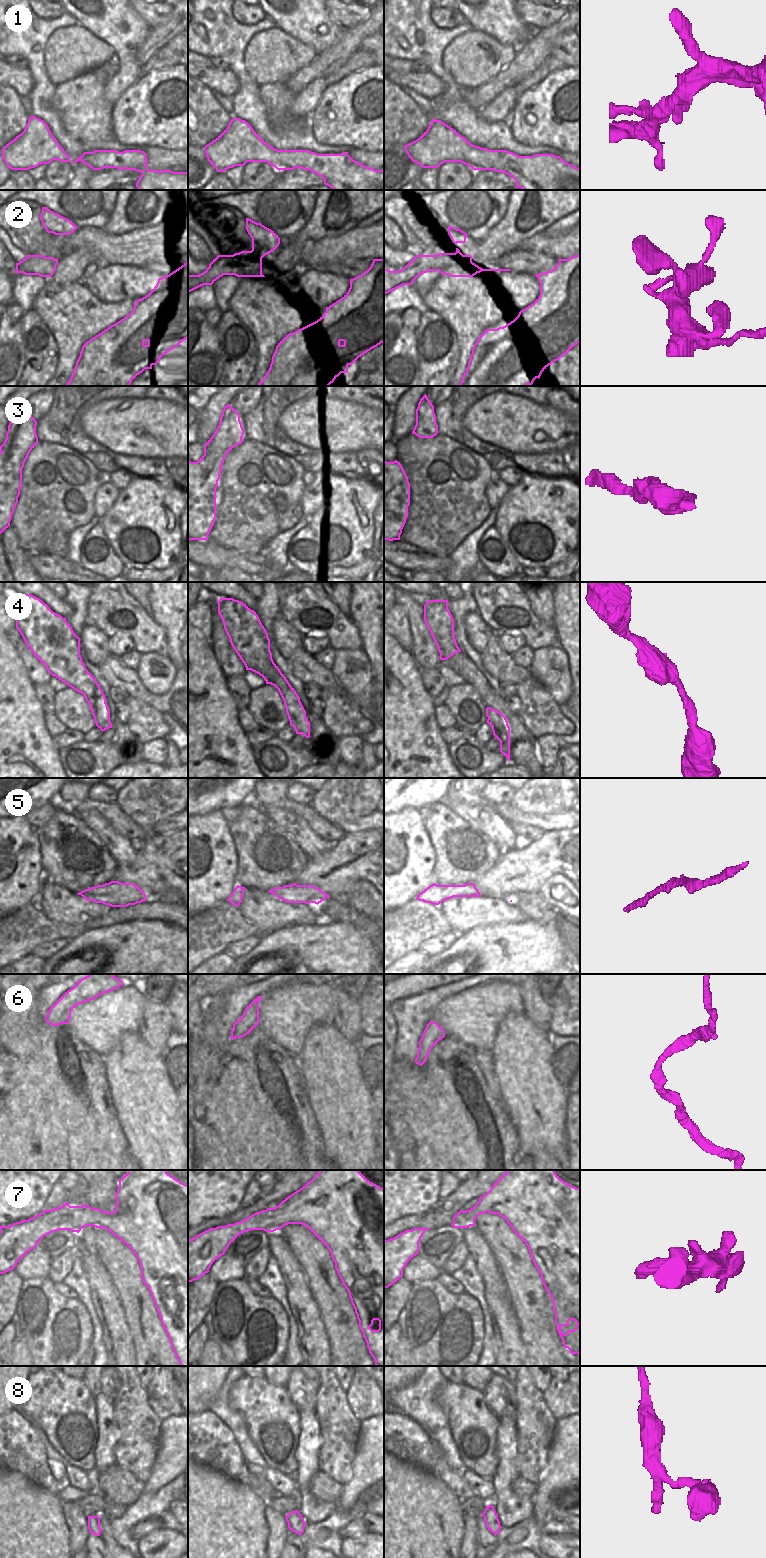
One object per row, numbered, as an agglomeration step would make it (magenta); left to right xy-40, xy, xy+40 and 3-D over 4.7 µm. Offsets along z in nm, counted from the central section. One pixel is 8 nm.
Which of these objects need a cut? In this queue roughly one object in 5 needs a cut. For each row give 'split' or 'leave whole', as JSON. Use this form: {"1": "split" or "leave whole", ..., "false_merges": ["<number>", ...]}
{"1": "leave whole", "2": "leave whole", "3": "leave whole", "4": "leave whole", "5": "leave whole", "6": "leave whole", "7": "leave whole", "8": "leave whole", "false_merges": []}

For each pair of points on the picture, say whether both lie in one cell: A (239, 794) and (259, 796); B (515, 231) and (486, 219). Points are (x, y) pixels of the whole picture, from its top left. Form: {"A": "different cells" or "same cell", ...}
{"A": "different cells", "B": "different cells"}

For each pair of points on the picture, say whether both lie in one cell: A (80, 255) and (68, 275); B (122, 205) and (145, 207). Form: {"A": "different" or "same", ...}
{"A": "same", "B": "same"}

